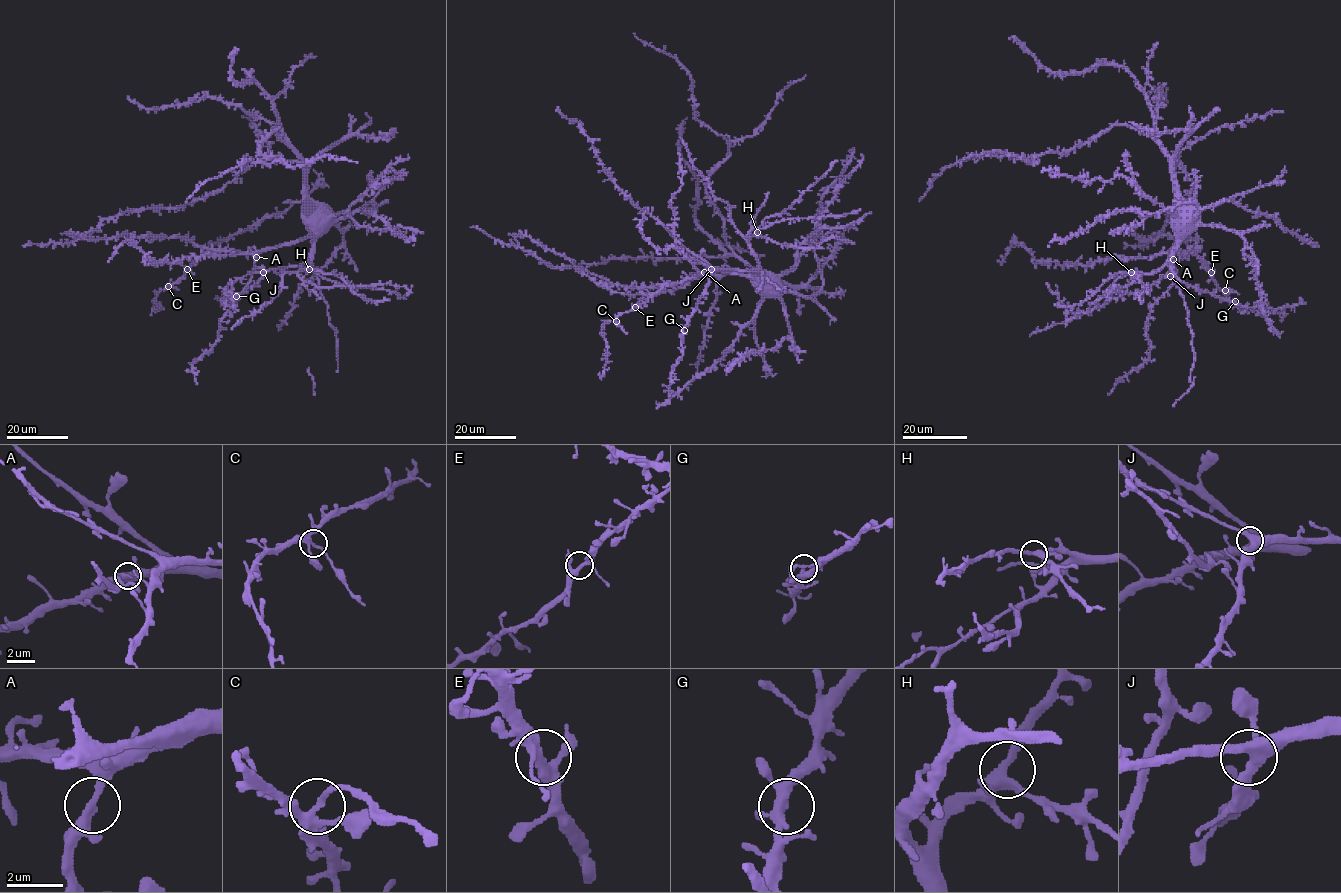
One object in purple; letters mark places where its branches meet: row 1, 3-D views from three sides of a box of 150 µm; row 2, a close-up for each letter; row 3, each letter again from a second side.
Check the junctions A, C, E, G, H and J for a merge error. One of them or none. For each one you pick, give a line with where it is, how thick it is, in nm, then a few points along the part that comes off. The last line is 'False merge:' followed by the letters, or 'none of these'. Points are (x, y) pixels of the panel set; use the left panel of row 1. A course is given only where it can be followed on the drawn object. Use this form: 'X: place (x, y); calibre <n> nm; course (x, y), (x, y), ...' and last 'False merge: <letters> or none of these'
C: place (168, 286); calibre 240 nm
False merge: C

